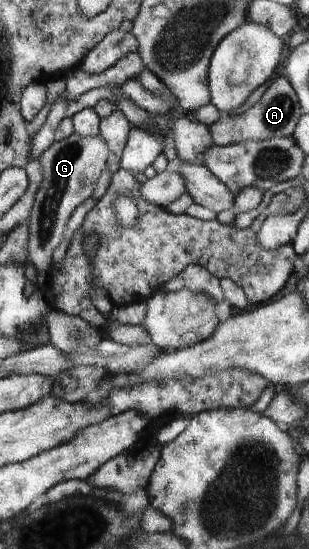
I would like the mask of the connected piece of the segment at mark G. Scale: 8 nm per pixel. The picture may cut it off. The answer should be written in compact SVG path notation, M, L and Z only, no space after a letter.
M74 132L59 141L54 141L42 154L43 181L38 189L29 216L28 254L26 264L34 266L37 272L46 272L53 264L52 251L60 244L67 222L72 213L92 197L92 192L109 155L106 142L98 134L83 137Z

